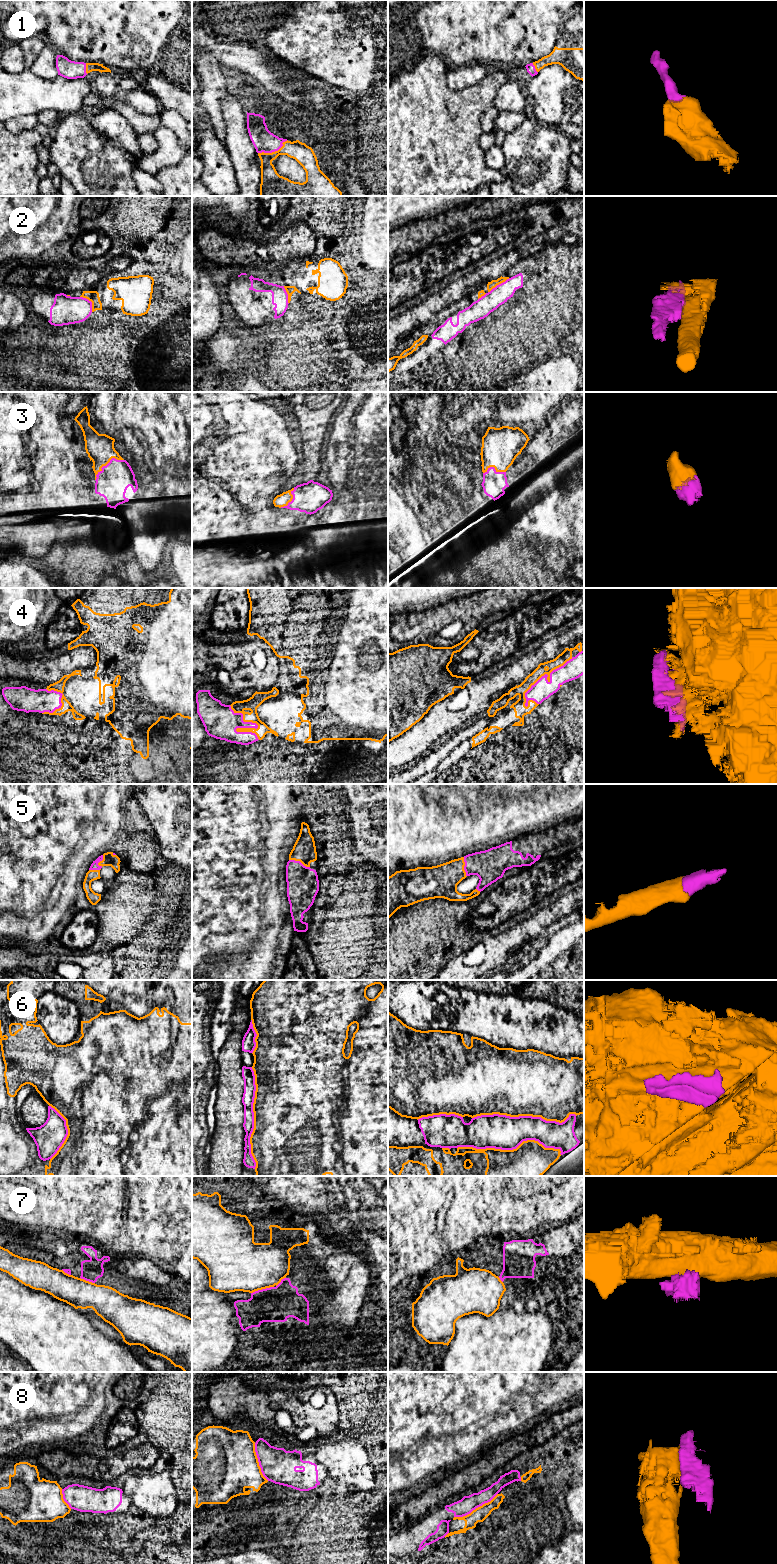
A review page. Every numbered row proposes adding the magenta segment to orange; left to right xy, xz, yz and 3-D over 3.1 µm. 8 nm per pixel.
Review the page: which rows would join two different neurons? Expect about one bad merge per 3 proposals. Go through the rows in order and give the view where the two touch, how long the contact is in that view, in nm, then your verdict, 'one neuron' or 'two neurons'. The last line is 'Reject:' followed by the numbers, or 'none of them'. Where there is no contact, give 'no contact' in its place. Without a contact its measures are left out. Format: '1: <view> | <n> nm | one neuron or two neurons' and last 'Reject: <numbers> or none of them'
1: xz | 260 nm | one neuron
2: xy | 160 nm | two neurons
3: xy | 280 nm | one neuron
4: yz | 550 nm | two neurons
5: xz | 180 nm | one neuron
6: yz | 850 nm | two neurons
7: xz | 190 nm | two neurons
8: yz | 400 nm | two neurons
Reject: 2, 4, 6, 7, 8

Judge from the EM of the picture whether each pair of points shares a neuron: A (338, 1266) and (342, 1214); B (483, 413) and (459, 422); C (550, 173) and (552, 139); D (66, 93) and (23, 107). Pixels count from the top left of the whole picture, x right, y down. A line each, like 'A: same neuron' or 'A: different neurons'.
A: different neurons
B: same neuron
C: same neuron
D: same neuron

